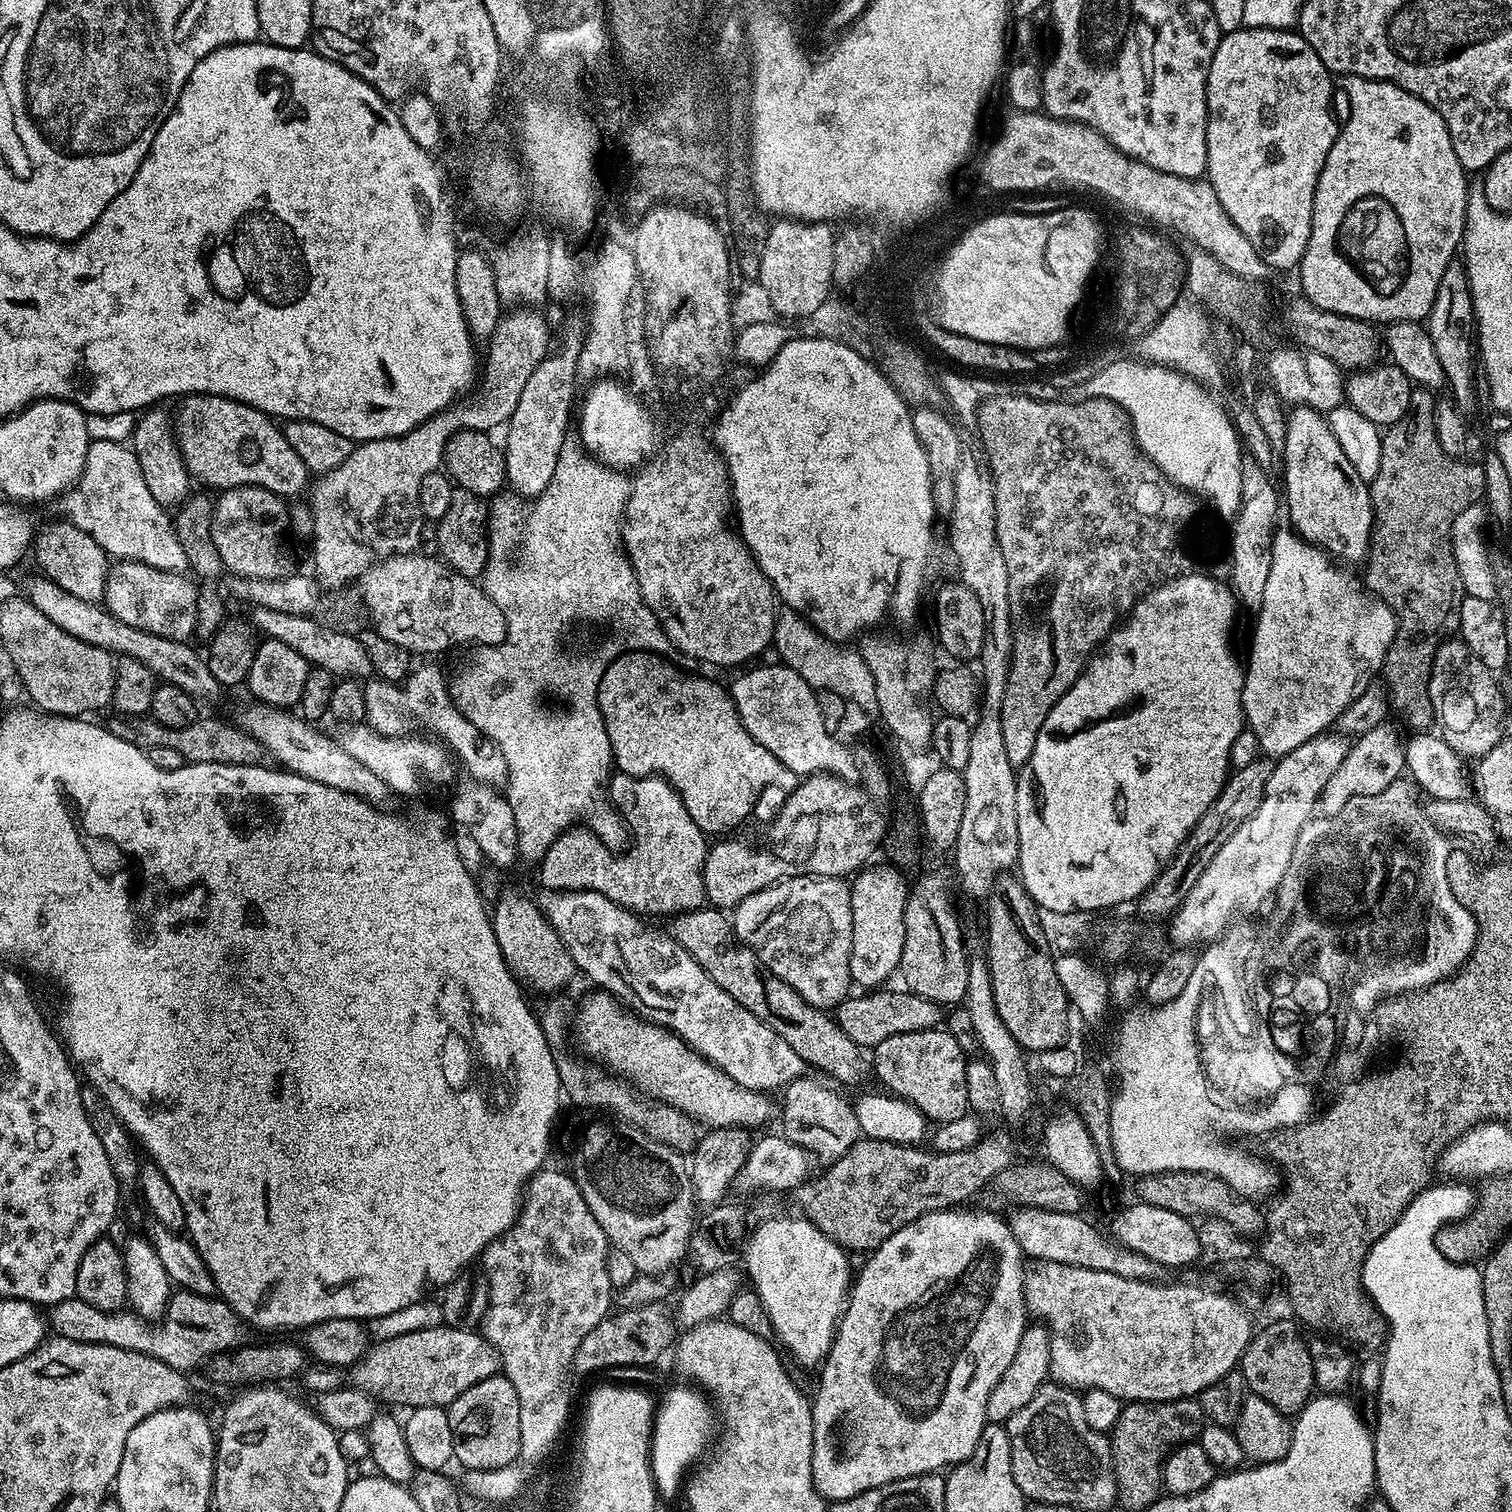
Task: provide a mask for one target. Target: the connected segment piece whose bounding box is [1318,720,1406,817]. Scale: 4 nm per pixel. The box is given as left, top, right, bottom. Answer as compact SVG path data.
M1387 720L1357 737L1348 749L1333 777L1326 782L1318 801L1318 810L1323 817L1335 817L1346 809L1356 795L1380 794L1403 775L1406 768L1406 748L1397 726Z

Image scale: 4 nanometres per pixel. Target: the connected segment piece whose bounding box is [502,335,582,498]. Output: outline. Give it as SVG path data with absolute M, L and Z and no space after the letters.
M579 335L572 336L560 352L553 351L544 357L544 361L530 374L526 387L514 406L514 414L508 419L506 431L508 437L502 440L504 453L504 474L507 483L512 484L511 491L525 498L535 498L546 490L550 478L554 478L554 466L558 464L558 454L564 441L569 439L568 418L573 417L572 399L577 399L576 379L578 358L580 357Z

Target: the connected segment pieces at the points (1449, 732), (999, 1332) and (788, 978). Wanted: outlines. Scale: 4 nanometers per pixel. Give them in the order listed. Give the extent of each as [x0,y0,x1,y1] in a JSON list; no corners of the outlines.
[[1428,638,1508,760],[811,1210,1026,1501],[731,876,853,1009]]

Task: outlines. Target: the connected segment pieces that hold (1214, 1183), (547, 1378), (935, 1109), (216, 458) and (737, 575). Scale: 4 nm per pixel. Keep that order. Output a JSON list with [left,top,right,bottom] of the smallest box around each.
[[1135,1172,1266,1238],[482,1166,614,1436],[871,1028,969,1125],[174,394,309,498],[622,439,778,664]]

